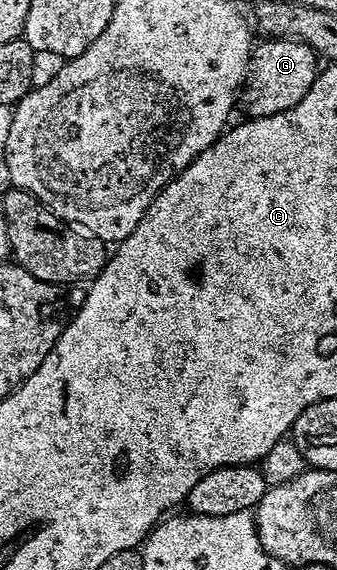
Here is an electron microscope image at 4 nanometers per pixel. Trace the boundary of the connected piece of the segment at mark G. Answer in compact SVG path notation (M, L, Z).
M265 38L254 47L249 57L249 67L245 74L245 83L239 93L240 107L245 107L244 115L252 118L254 116L270 116L279 114L283 110L291 110L291 106L298 104L311 90L319 71L319 57L311 46L307 46L302 40L296 38Z

